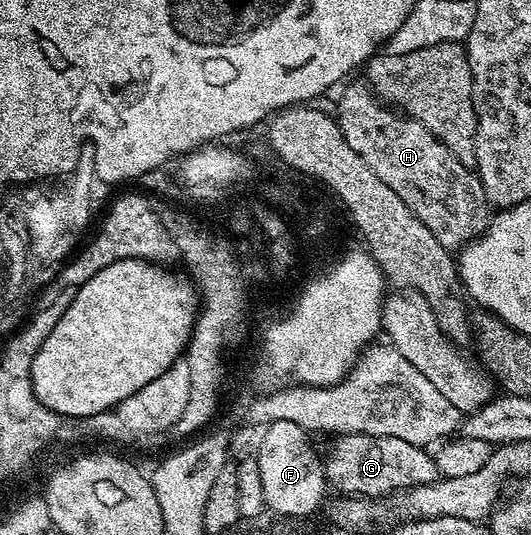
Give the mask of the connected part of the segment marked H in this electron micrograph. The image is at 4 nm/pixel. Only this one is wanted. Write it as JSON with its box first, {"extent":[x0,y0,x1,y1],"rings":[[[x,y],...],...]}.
{"extent":[336,84,488,251],"rings":[[[365,84],[349,85],[345,86],[347,89],[338,101],[336,112],[337,123],[348,147],[352,147],[352,151],[356,151],[356,155],[360,155],[360,159],[364,159],[364,163],[368,163],[368,167],[372,167],[372,171],[376,171],[376,175],[380,175],[380,179],[384,179],[384,183],[388,183],[388,187],[400,195],[400,199],[404,199],[408,211],[412,211],[412,215],[416,215],[416,219],[420,219],[420,223],[424,223],[424,227],[428,227],[428,231],[440,239],[445,249],[458,251],[481,237],[488,221],[485,216],[482,218],[486,196],[477,172],[471,166],[460,163],[460,159],[456,159],[456,155],[452,155],[452,151],[440,144],[418,121],[411,121],[401,112],[380,103]]]}

